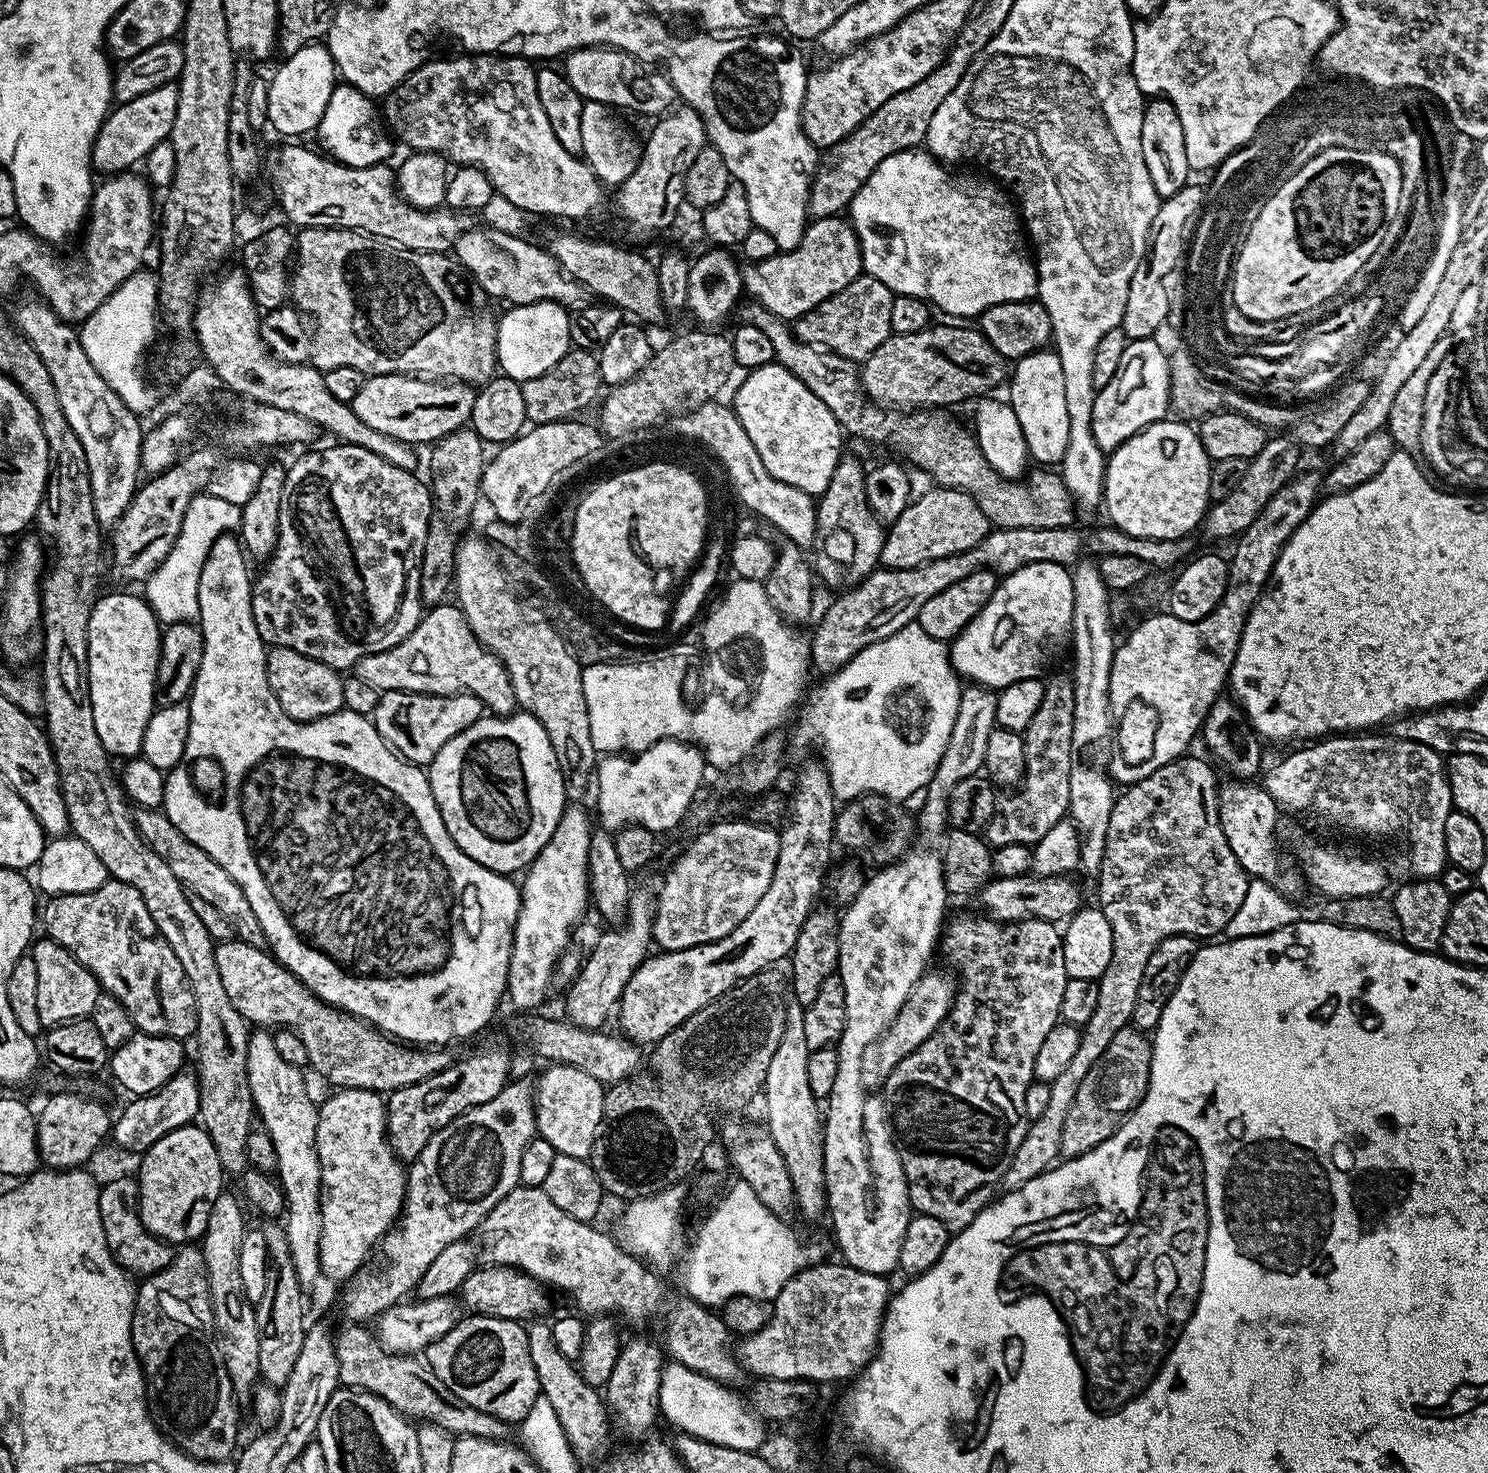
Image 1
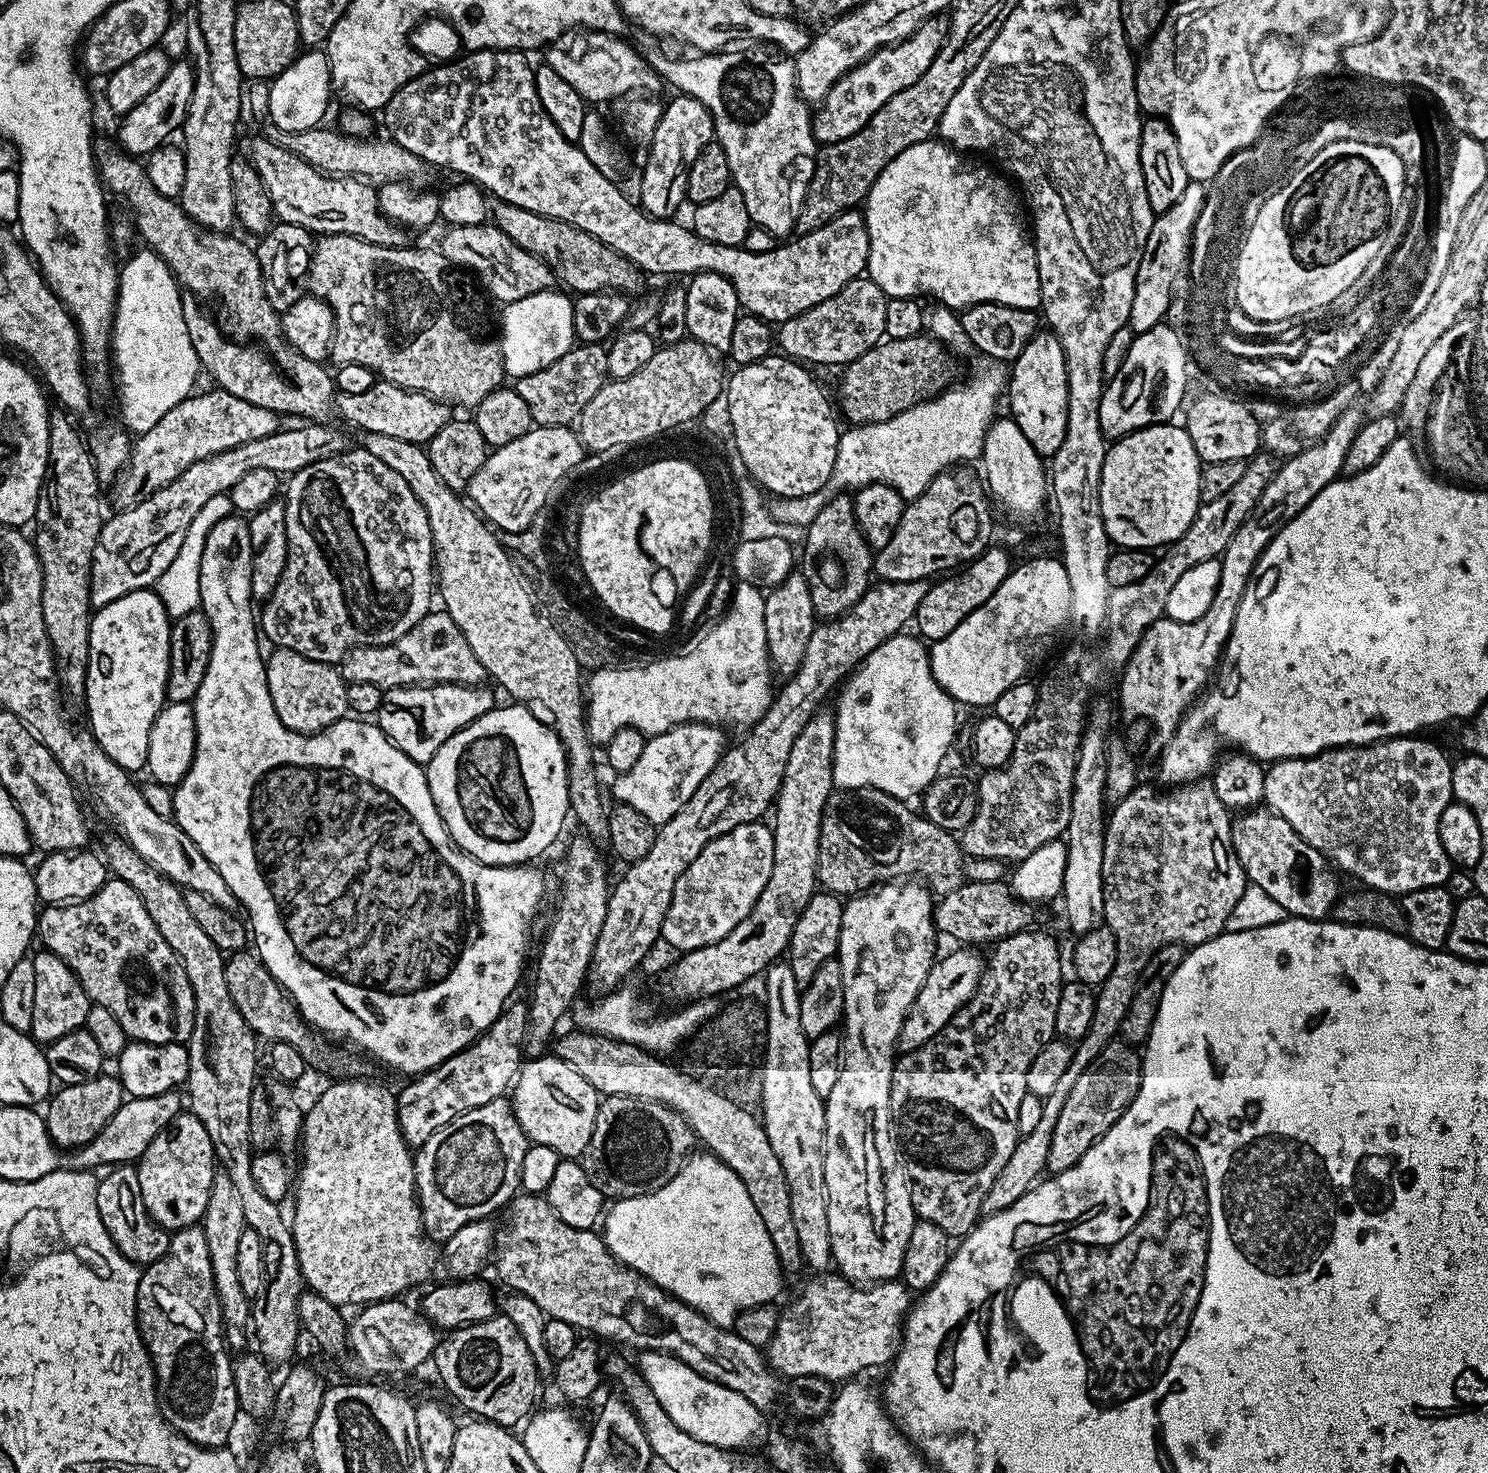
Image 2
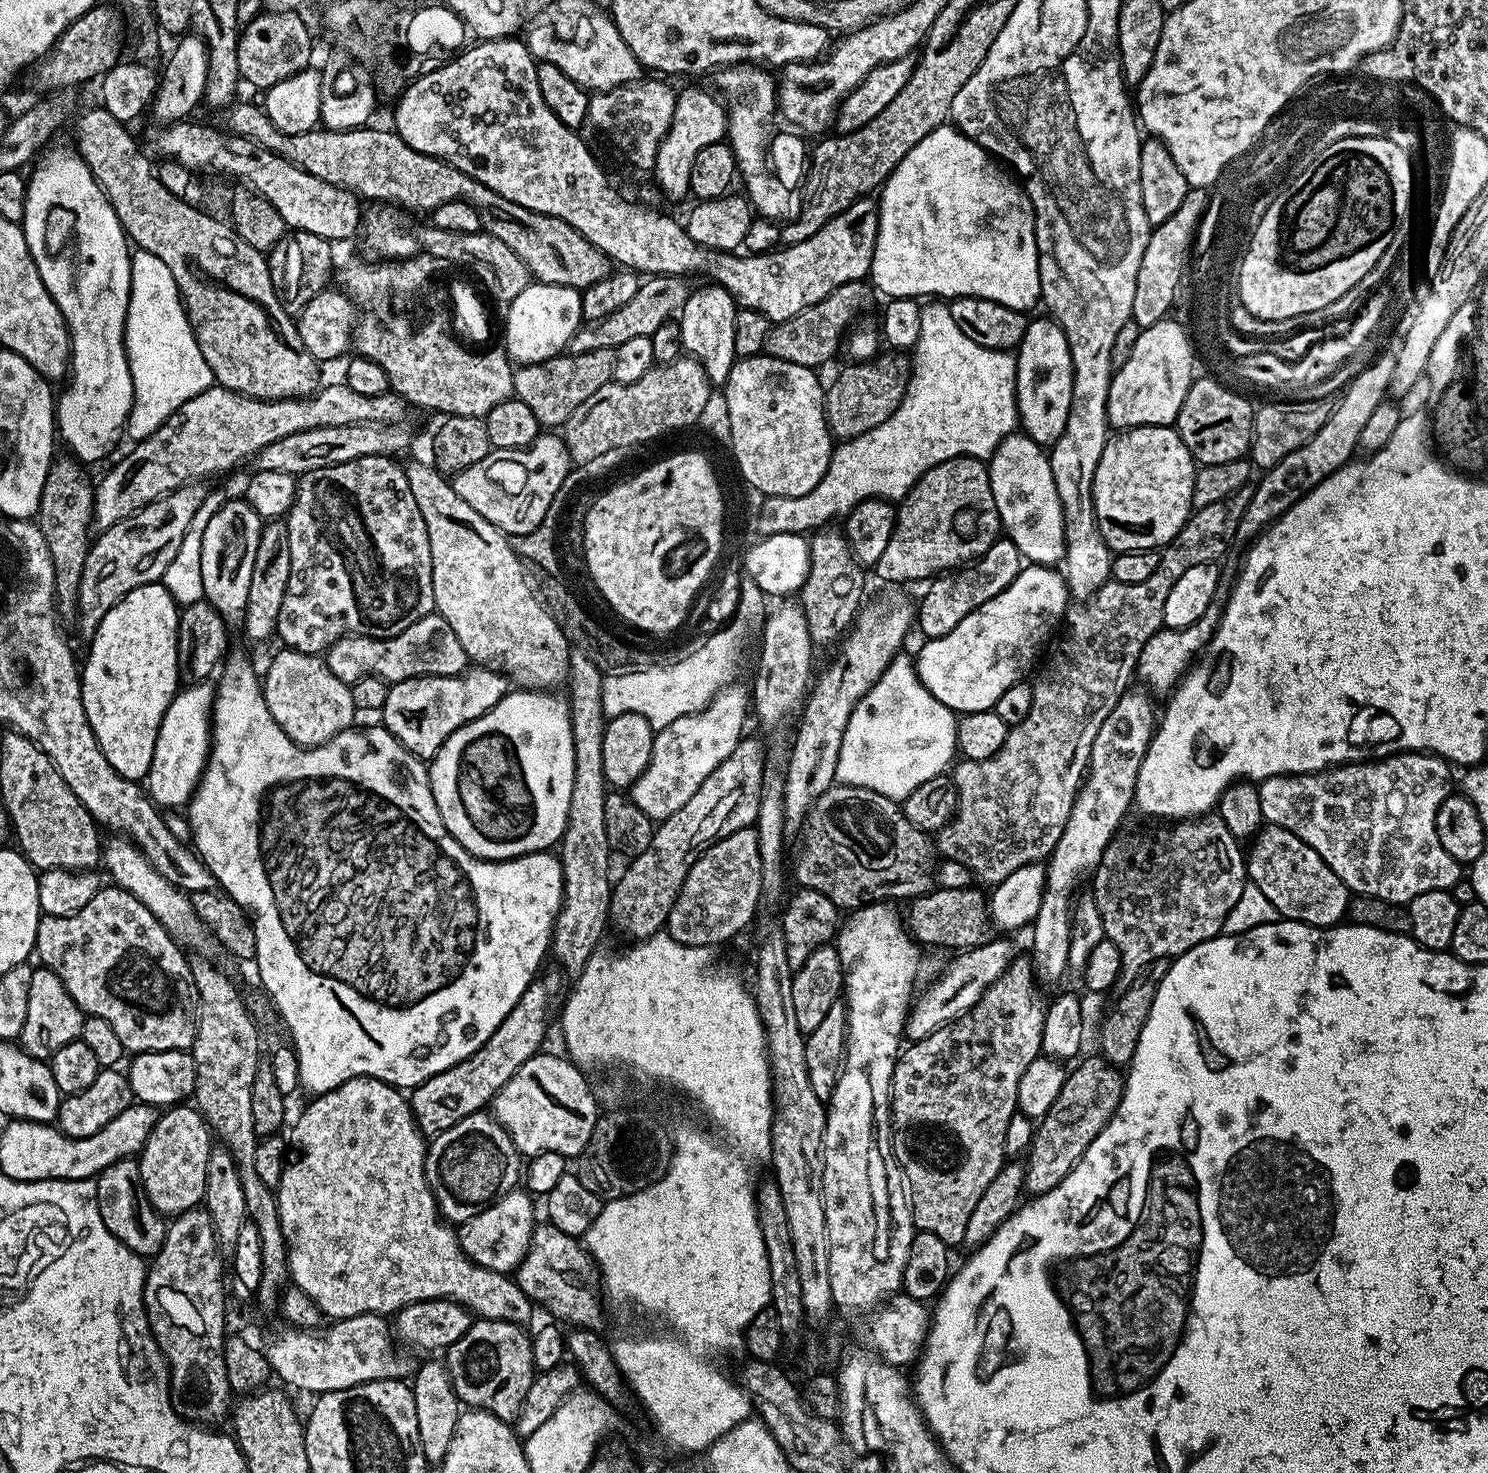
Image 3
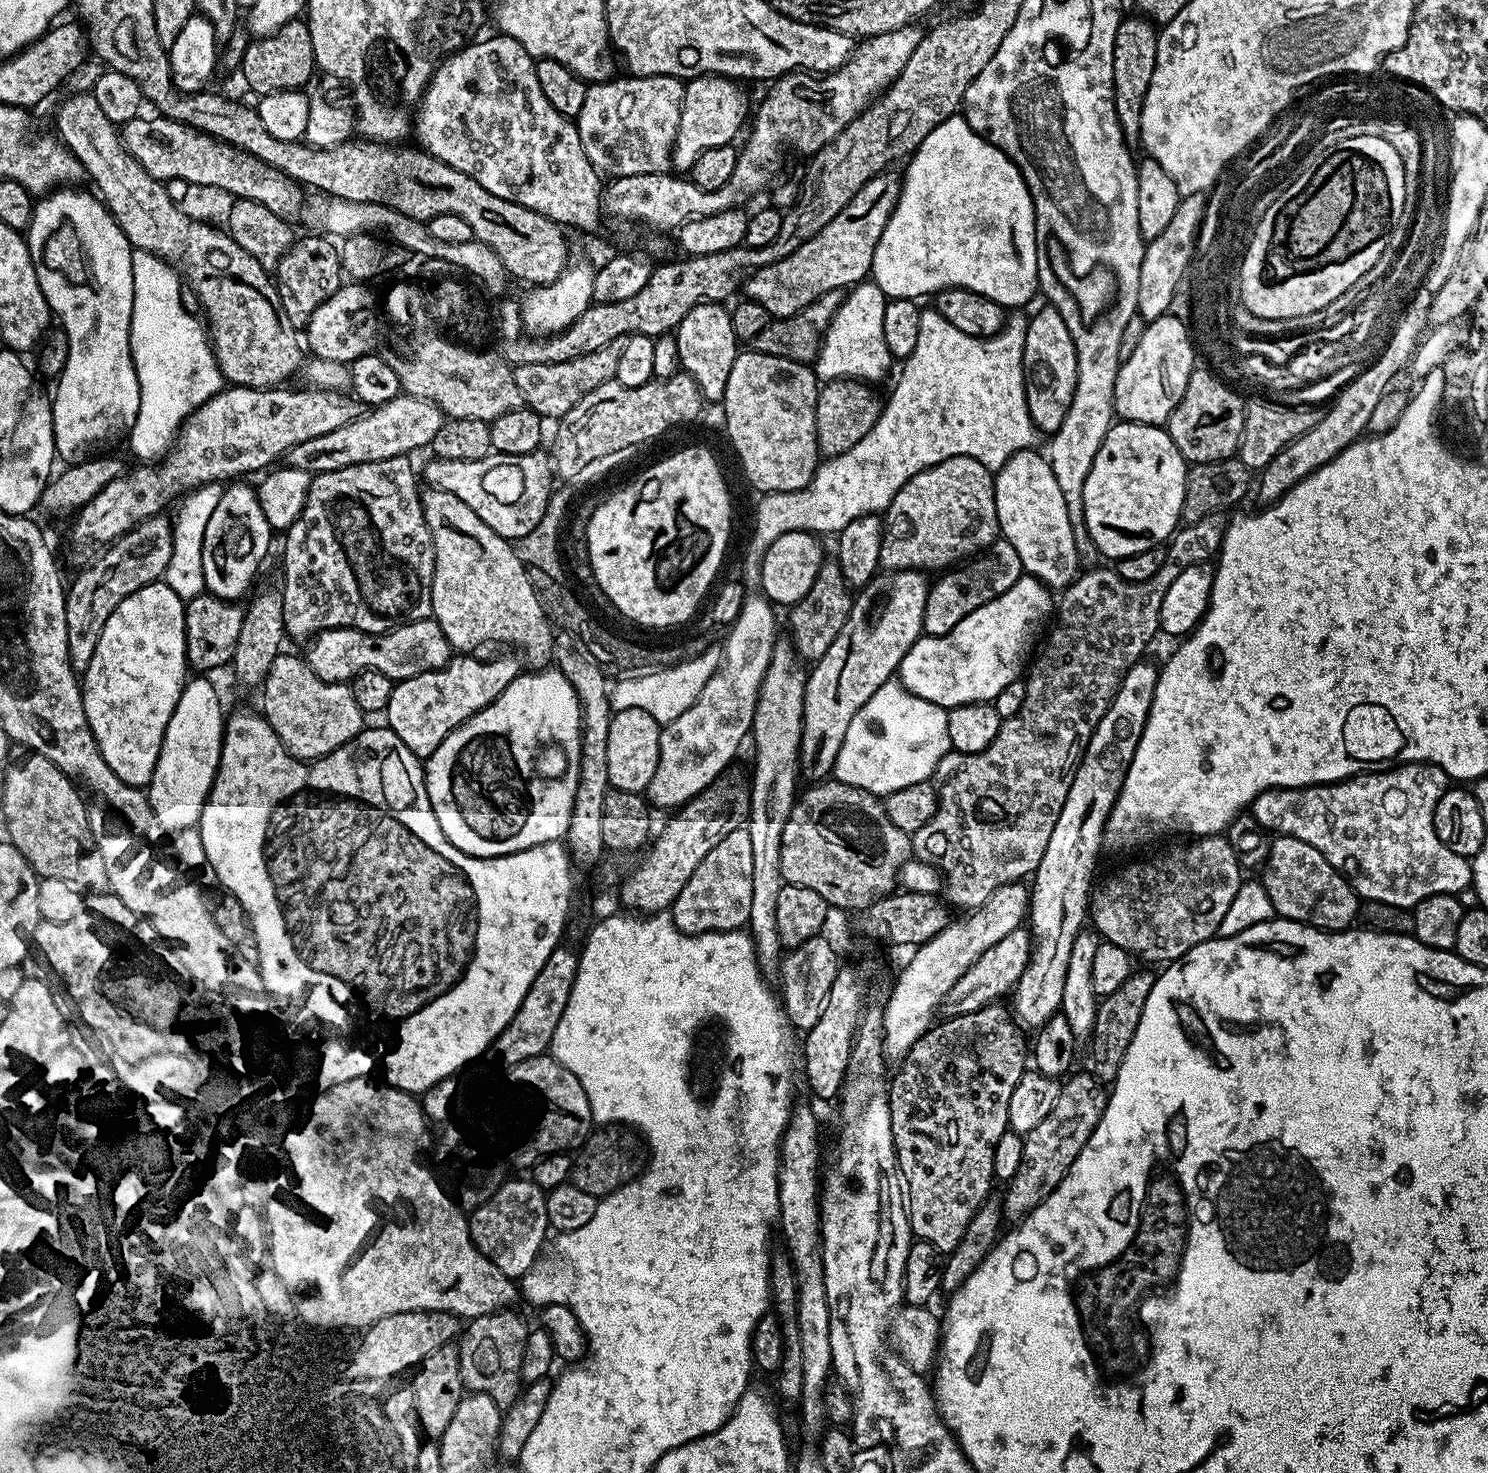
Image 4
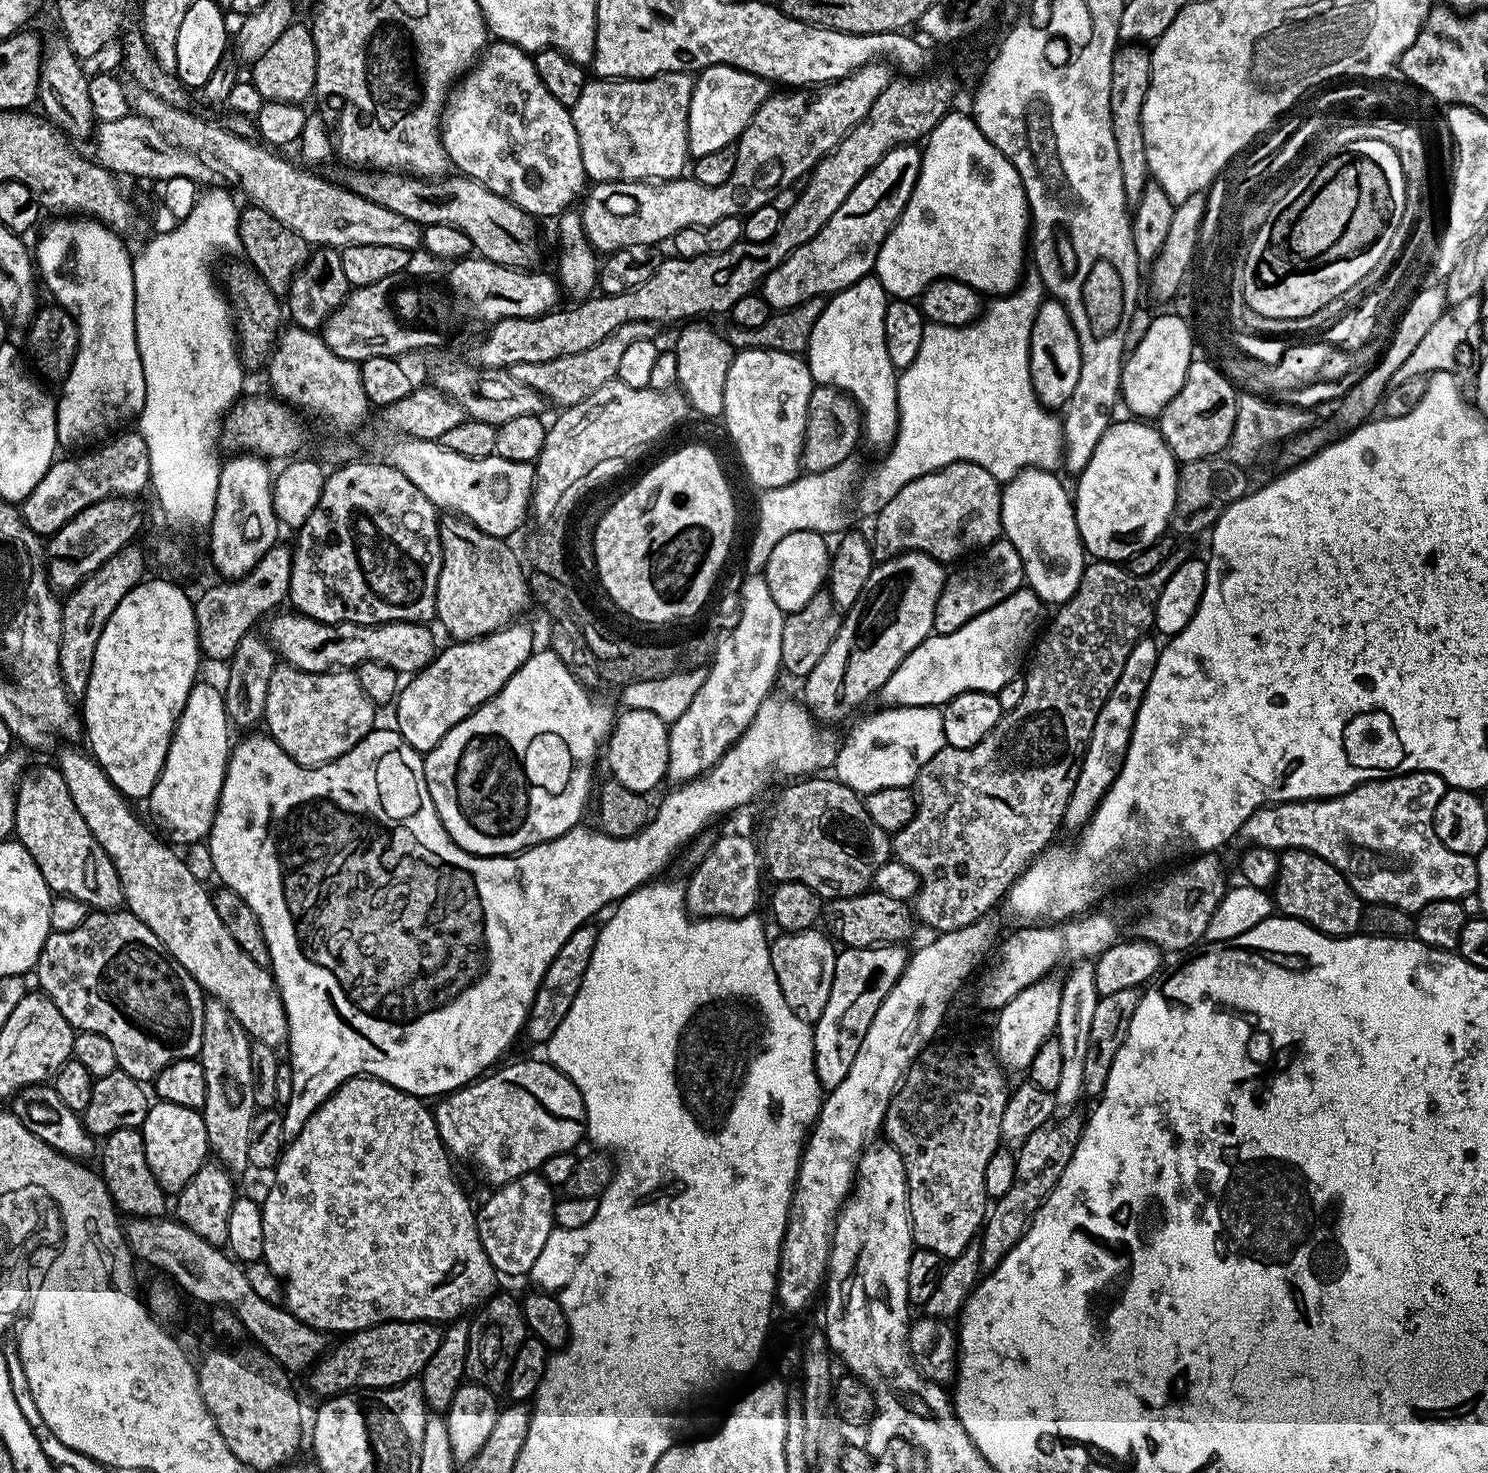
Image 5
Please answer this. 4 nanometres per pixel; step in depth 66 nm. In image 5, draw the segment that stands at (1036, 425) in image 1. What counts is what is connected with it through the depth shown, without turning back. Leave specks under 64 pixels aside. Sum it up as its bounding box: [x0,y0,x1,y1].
[1030,298,1082,409]

